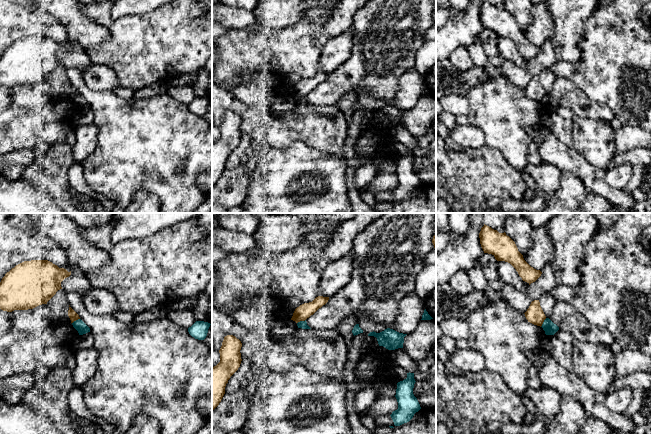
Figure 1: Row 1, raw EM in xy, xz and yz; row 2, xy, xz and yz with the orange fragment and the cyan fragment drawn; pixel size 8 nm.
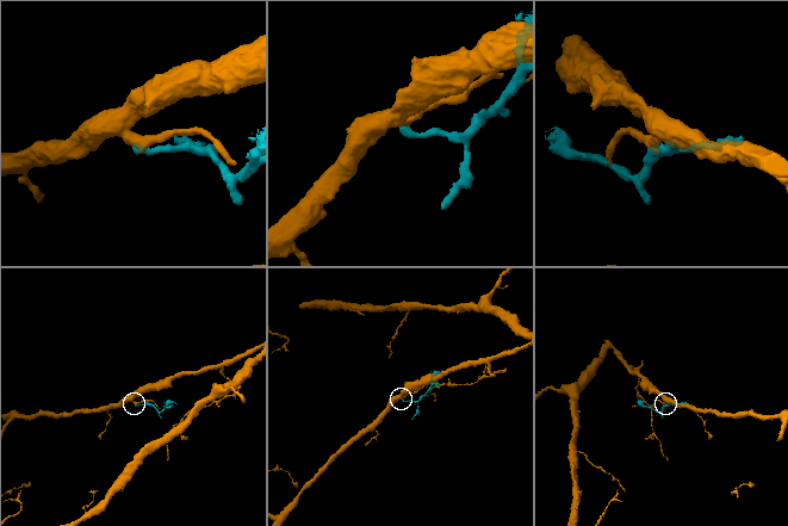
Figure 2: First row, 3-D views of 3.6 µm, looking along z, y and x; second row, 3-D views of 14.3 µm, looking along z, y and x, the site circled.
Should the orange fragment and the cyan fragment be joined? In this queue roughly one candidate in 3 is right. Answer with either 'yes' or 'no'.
no

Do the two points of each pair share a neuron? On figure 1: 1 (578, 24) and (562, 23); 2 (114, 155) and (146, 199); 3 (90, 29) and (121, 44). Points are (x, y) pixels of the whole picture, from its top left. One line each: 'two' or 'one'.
1: one
2: two
3: two

